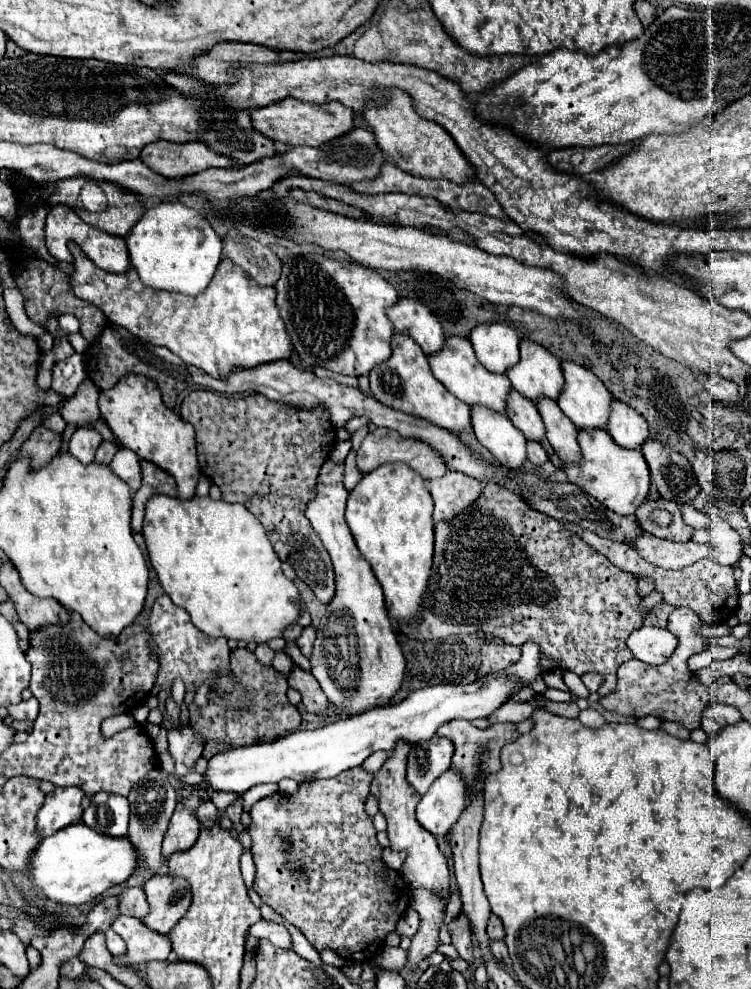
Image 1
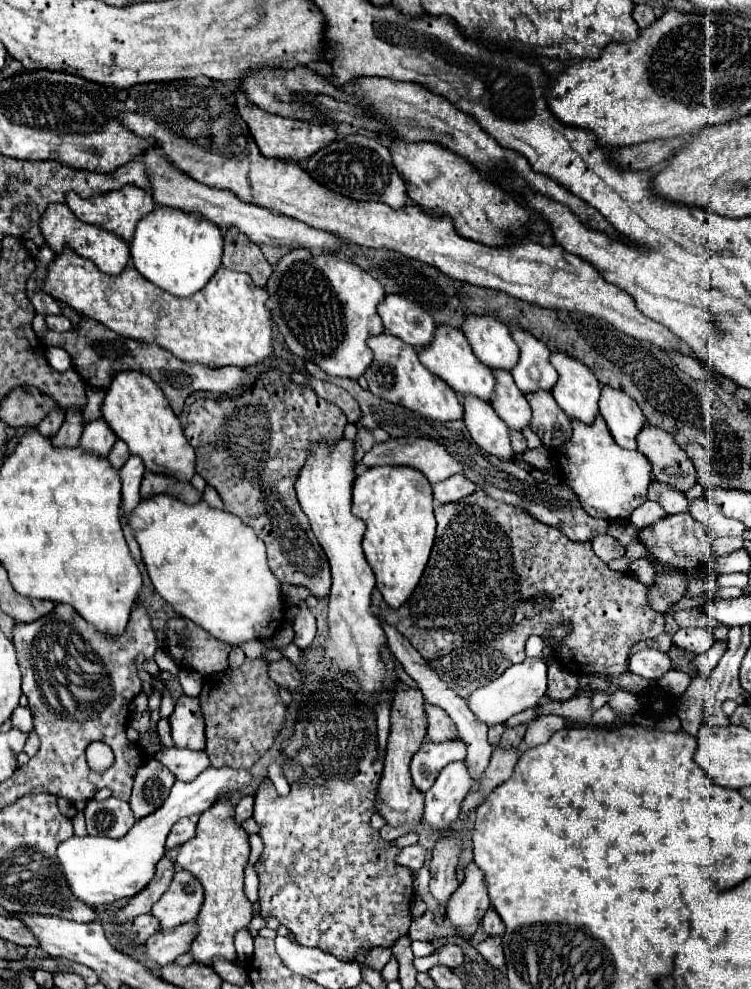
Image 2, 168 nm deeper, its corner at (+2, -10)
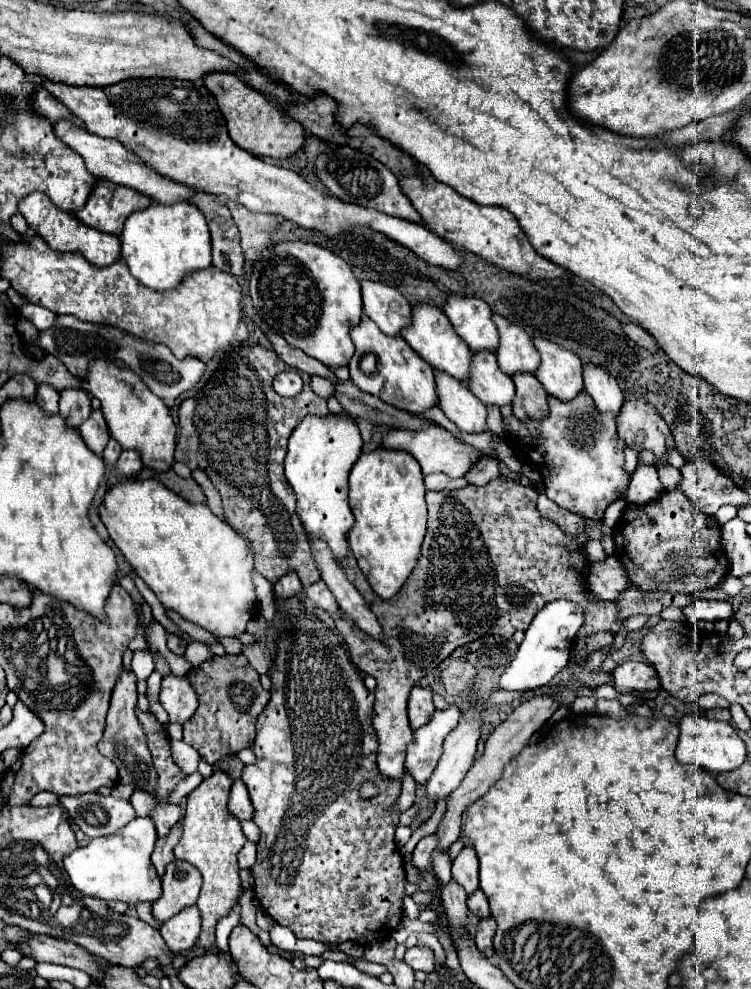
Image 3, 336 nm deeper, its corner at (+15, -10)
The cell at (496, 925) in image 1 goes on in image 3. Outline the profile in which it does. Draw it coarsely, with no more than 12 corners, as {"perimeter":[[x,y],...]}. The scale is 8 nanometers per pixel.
{"perimeter":[[475,891],[467,899],[469,911],[477,919],[487,919],[489,903],[483,891]]}

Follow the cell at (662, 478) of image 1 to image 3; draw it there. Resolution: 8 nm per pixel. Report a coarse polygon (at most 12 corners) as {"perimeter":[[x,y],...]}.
{"perimeter":[[627,397],[617,433],[631,449],[653,451],[667,465],[675,447],[667,423]]}

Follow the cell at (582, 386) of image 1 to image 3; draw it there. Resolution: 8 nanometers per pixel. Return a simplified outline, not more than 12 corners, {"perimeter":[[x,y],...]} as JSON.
{"perimeter":[[533,339],[541,355],[535,377],[559,401],[583,391],[573,351]]}

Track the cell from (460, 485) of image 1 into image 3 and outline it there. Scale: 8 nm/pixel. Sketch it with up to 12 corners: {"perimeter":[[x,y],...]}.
{"perimeter":[[443,473],[425,477],[429,491],[453,491],[465,483],[461,479],[451,479]]}

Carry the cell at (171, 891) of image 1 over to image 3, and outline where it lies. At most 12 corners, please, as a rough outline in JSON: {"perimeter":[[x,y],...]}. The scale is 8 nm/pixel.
{"perimeter":[[171,861],[163,893],[151,905],[159,923],[195,905],[201,875],[185,861]]}

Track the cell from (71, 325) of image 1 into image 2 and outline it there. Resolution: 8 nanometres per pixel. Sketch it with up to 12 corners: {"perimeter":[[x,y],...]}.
{"perimeter":[[44,315],[50,331],[70,331],[72,323],[64,315]]}

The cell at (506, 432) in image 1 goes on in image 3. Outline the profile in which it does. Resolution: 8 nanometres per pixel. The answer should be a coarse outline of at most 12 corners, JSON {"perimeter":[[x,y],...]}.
{"perimeter":[[435,371],[439,407],[463,433],[487,431],[485,405]]}

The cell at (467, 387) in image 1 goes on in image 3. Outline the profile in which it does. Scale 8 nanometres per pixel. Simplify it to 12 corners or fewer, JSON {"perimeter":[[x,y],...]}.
{"perimeter":[[413,307],[401,331],[435,371],[467,383],[471,351],[447,315]]}

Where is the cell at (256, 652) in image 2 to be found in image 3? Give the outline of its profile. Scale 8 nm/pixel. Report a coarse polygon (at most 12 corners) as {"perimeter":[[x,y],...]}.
{"perimeter":[[165,609],[166,615],[186,637],[219,643],[216,636]]}

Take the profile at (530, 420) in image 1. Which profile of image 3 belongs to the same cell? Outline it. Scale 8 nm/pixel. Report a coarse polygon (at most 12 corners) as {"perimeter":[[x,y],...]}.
{"perimeter":[[473,353],[469,389],[483,405],[515,399],[495,355]]}

